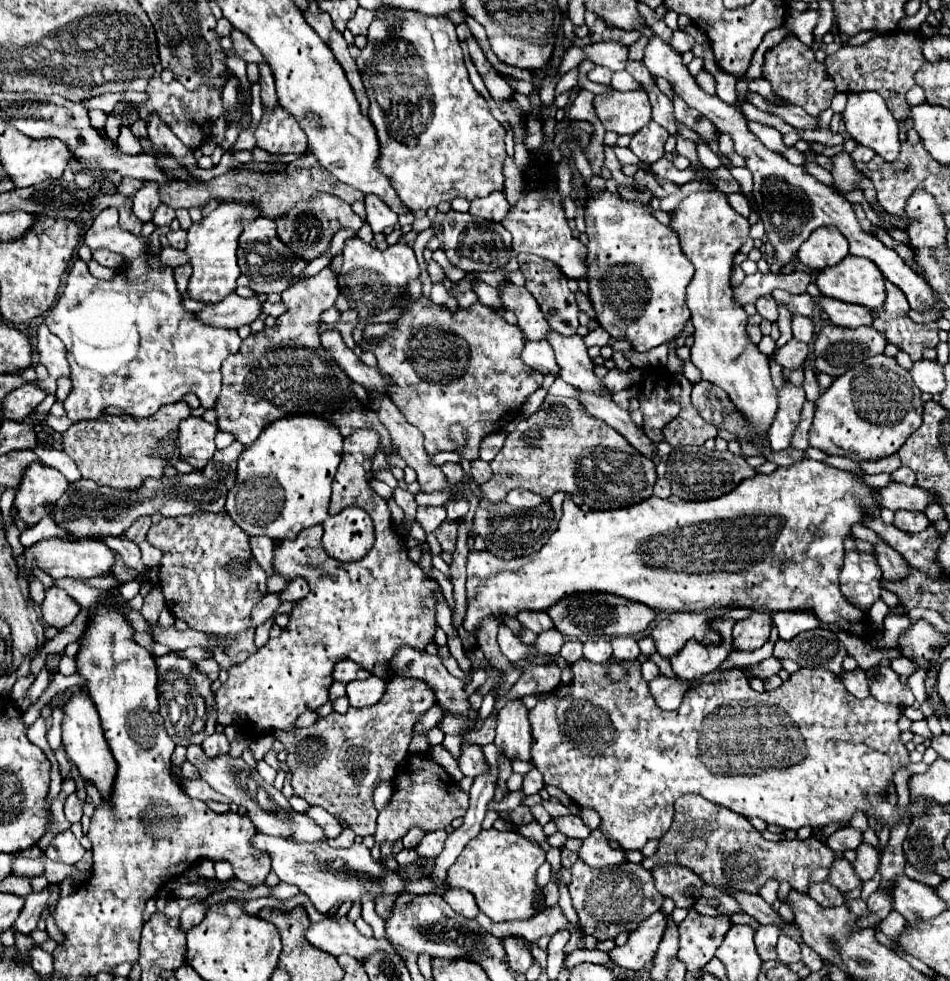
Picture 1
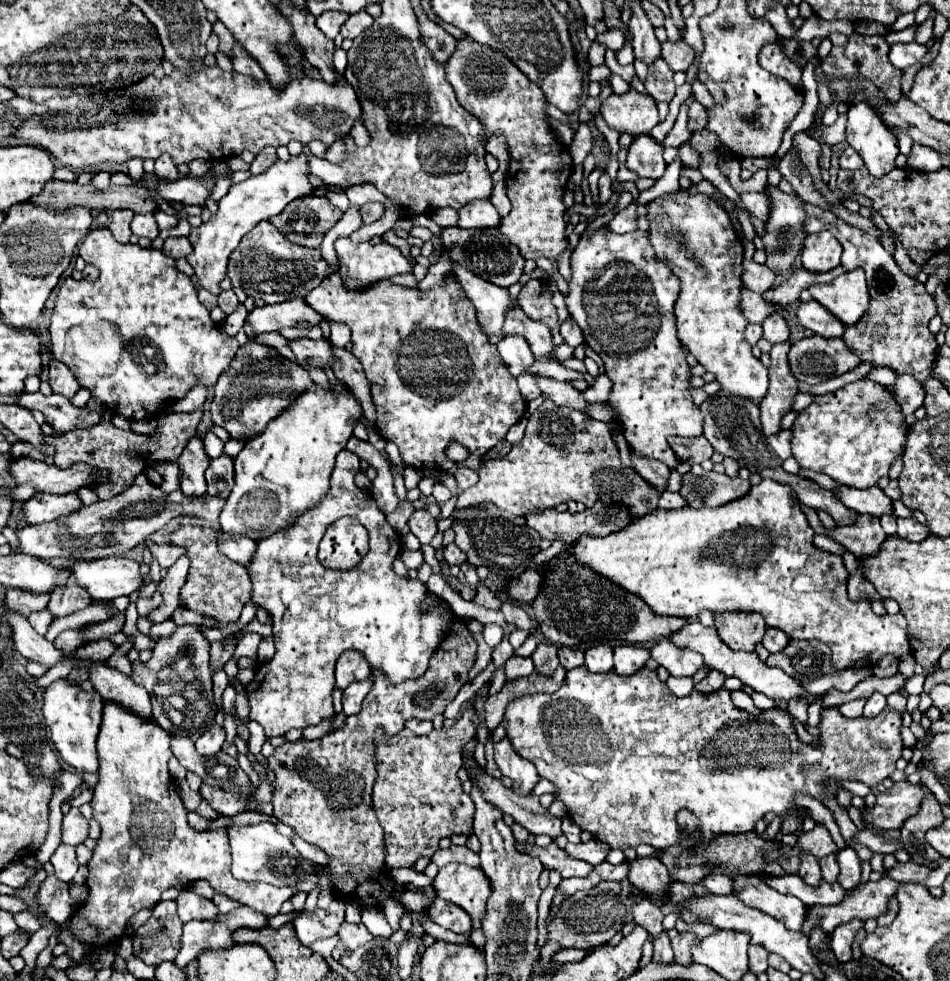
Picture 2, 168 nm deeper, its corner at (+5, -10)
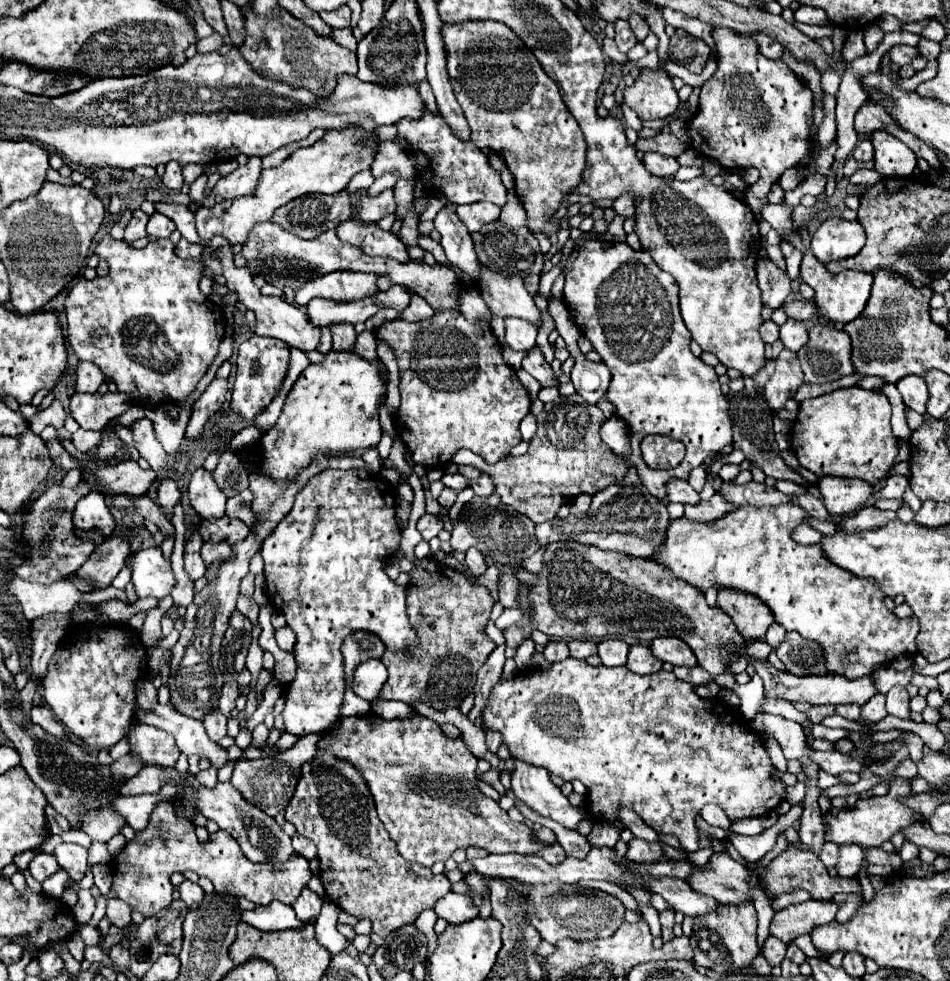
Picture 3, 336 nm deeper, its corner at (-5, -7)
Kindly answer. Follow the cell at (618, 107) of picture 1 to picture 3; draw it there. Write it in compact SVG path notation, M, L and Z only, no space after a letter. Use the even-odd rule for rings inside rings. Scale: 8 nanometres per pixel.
M641 69L635 83L625 89L623 99L641 121L665 119L679 107L679 97L671 77L657 69Z

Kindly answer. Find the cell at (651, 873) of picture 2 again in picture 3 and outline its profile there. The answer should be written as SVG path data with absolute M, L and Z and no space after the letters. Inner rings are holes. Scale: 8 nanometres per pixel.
M633 837L629 841L629 851L625 857L635 863L653 863L653 861L659 861L661 855L663 855L663 849L657 841L645 841L645 839Z

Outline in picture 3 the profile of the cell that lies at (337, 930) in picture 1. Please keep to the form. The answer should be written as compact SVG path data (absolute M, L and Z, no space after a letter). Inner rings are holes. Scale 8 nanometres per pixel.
M303 887L301 895L297 897L297 901L295 901L291 907L295 909L297 917L305 921L307 917L317 917L317 915L319 915L321 903L323 903L323 901L321 901L309 887Z

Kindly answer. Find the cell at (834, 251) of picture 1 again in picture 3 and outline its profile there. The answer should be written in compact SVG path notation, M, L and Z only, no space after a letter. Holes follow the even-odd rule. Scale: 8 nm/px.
M841 217L825 219L811 237L811 249L821 263L853 257L863 245L865 233L859 221L845 221Z

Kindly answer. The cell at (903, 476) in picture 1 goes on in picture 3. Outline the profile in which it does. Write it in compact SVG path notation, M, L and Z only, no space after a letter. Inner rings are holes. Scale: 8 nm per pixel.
M893 475L893 477L889 477L887 479L887 485L879 491L879 493L875 493L871 499L869 499L866 503L860 505L853 512L844 514L844 515L832 515L831 520L835 523L840 522L845 517L856 515L861 509L875 505L878 500L881 499L903 499L903 493L905 493L905 489L907 489L907 485L909 485L909 481L907 481L907 477L905 475Z

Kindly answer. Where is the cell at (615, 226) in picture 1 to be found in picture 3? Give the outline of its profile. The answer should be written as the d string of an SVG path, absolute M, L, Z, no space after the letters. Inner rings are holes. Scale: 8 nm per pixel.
M589 239L589 241L585 241L585 243L579 247L577 259L573 261L571 269L567 271L565 289L563 289L563 303L567 305L567 309L569 309L569 313L571 313L573 321L575 321L575 325L579 327L579 331L591 341L593 349L601 355L601 361L609 367L609 371L611 371L611 375L613 375L611 385L609 385L609 391L607 391L607 401L615 405L615 415L617 415L619 419L623 419L623 421L627 423L627 427L629 427L631 455L629 455L629 457L623 457L623 463L627 465L627 469L633 467L633 469L637 471L641 483L647 487L647 491L649 491L653 497L657 497L657 499L661 501L661 499L667 495L667 481L669 481L669 479L683 479L683 481L687 481L691 469L701 467L709 455L719 453L725 445L731 445L731 443L733 443L733 431L731 431L731 417L729 417L727 395L721 391L721 383L719 383L719 379L717 379L715 369L709 367L709 365L705 365L705 363L703 363L699 357L695 357L695 355L691 353L691 349L689 349L691 335L689 335L689 331L685 329L685 323L683 323L681 313L679 313L679 289L677 289L677 285L675 285L675 279L673 279L669 273L661 271L661 269L651 261L651 255L649 255L645 249L633 251L627 243L609 243L609 241ZM647 435L669 435L669 437L677 437L679 441L683 441L685 447L687 447L687 455L685 455L685 459L681 461L681 465L675 467L675 469L669 469L669 471L651 471L651 469L647 467L647 463L643 461L643 457L641 457L641 439L647 437Z

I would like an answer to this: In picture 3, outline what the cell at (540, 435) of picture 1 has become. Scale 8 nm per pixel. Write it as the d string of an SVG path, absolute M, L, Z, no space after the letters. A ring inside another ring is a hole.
M579 395L571 397L559 397L557 401L551 401L543 407L543 411L537 415L537 433L533 435L529 443L529 451L521 457L505 457L503 461L497 461L495 465L489 465L483 458L468 449L458 450L452 462L457 465L472 465L485 473L489 473L495 481L495 493L501 497L501 501L515 511L527 515L533 523L551 521L557 513L557 509L565 503L569 503L579 493L595 495L603 491L611 481L621 481L623 477L623 465L611 465L611 457L615 455L599 437L599 429L605 423L605 417L597 405L585 403Z

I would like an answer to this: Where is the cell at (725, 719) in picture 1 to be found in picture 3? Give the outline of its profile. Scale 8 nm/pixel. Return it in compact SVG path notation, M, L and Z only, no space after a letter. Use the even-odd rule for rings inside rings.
M563 659L559 663L553 663L549 669L529 669L523 671L507 681L499 681L489 695L487 705L483 707L483 715L481 715L481 723L485 729L491 731L499 731L503 737L503 745L507 745L509 753L513 759L519 759L527 765L543 765L549 773L549 779L555 785L563 785L567 781L575 781L579 779L585 787L587 787L587 799L589 799L589 811L601 819L601 821L615 821L621 829L623 825L617 821L617 809L619 807L627 807L633 809L649 827L653 827L657 833L673 833L679 837L683 849L687 851L697 851L697 827L695 827L695 815L699 815L699 811L703 809L703 805L707 803L715 803L719 805L727 817L731 821L739 821L743 817L761 817L769 811L773 811L785 797L785 785L773 775L775 767L767 755L767 749L763 745L763 739L755 733L755 731L747 731L745 723L741 721L741 717L737 715L737 711L733 711L727 705L721 705L719 699L713 699L711 703L707 699L701 699L699 695L695 695L693 685L685 683L681 679L677 679L673 673L669 671L657 671L651 675L637 675L633 671L629 671L627 667L593 667L583 659Z

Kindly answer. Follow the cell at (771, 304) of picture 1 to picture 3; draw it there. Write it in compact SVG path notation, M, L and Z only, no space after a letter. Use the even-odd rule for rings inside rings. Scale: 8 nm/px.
M787 319L787 323L781 327L781 341L787 349L791 351L799 351L809 339L807 333L807 323L803 321L795 321L795 319Z

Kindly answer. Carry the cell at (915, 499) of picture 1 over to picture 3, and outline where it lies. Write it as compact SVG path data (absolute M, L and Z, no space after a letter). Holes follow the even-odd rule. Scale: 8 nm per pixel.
M819 477L817 489L823 497L825 509L831 515L841 515L853 511L857 505L865 503L869 497L875 495L873 487L861 479L845 479L845 477Z

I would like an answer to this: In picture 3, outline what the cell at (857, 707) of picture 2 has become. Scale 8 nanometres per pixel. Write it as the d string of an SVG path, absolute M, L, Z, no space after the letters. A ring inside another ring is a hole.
M837 705L835 713L841 715L841 717L845 717L845 719L855 721L855 719L859 719L859 709L861 709L859 705Z

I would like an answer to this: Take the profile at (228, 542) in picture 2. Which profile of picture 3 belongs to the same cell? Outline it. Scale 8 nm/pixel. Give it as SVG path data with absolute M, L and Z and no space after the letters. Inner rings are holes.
M221 517L217 521L203 521L199 527L203 541L211 541L211 543L229 543L233 545L235 541L243 541L243 537L247 537L249 527L239 521L239 519L229 519L229 517Z

